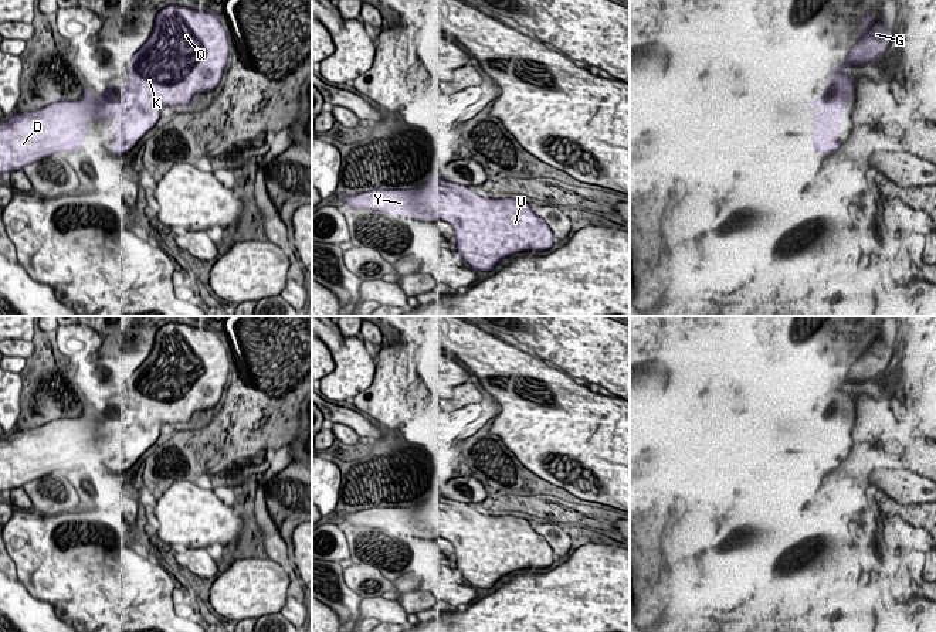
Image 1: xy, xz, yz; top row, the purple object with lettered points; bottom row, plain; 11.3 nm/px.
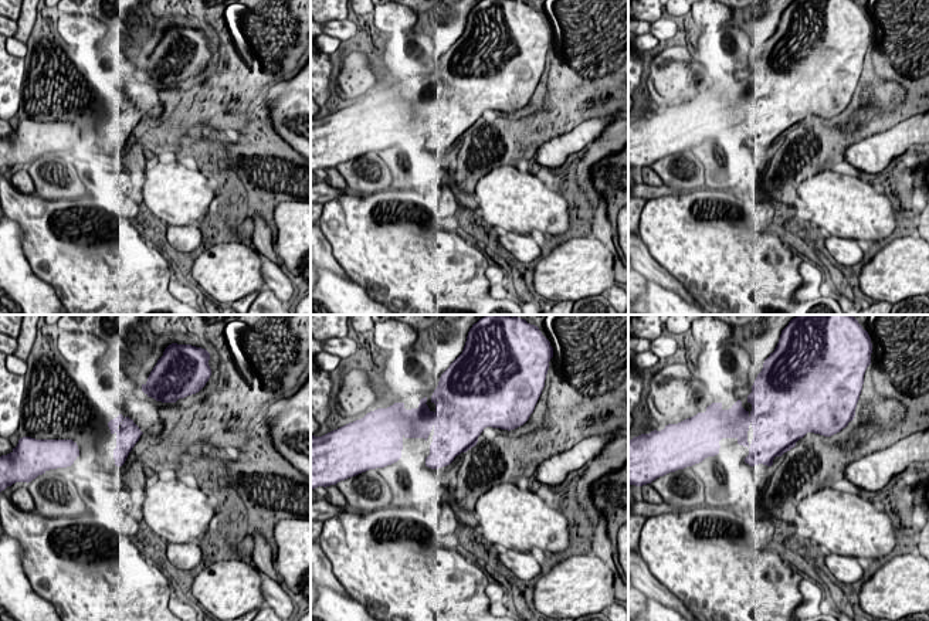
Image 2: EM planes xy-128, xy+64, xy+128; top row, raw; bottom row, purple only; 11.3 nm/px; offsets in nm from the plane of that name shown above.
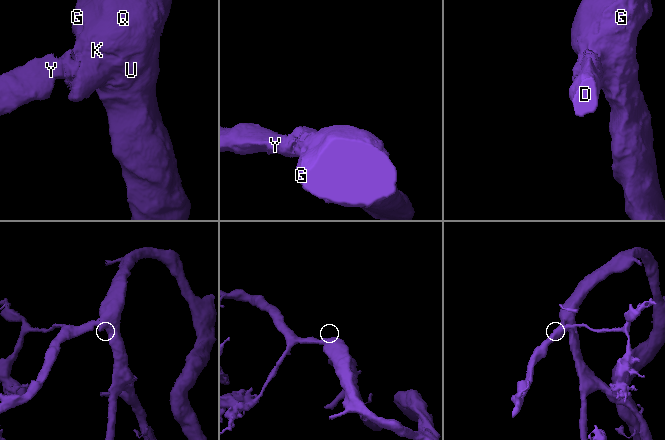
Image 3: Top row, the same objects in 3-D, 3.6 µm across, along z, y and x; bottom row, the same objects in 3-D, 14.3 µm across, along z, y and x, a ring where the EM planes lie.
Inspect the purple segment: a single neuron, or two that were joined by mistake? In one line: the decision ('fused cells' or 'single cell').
single cell

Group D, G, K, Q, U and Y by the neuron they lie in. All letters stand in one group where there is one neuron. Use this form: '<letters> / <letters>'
D G K Q U Y

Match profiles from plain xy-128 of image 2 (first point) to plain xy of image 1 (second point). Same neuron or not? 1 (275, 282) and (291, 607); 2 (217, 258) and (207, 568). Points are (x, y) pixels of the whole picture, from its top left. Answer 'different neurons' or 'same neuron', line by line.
1: same neuron
2: different neurons

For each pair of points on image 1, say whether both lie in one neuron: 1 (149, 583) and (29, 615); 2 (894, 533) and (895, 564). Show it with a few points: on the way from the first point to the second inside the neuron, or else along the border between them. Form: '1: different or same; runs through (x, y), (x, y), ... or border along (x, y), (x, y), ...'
1: different; border along (26, 590), (34, 597), (47, 601), (57, 617)
2: same; runs through (894, 540), (894, 557)

